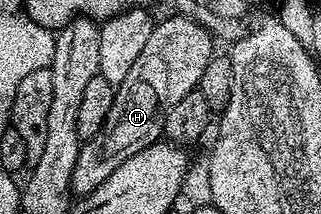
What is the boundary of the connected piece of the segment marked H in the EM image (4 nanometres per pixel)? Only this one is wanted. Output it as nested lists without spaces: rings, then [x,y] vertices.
[[[177,16],[166,17],[155,24],[132,71],[128,71],[124,83],[115,88],[112,111],[108,111],[108,119],[104,119],[102,132],[81,142],[70,184],[75,198],[87,197],[124,159],[132,159],[136,151],[155,145],[164,133],[166,110],[175,101],[184,99],[184,95],[197,90],[204,67],[208,67],[210,58],[215,56],[216,41],[211,30],[193,17]]]

